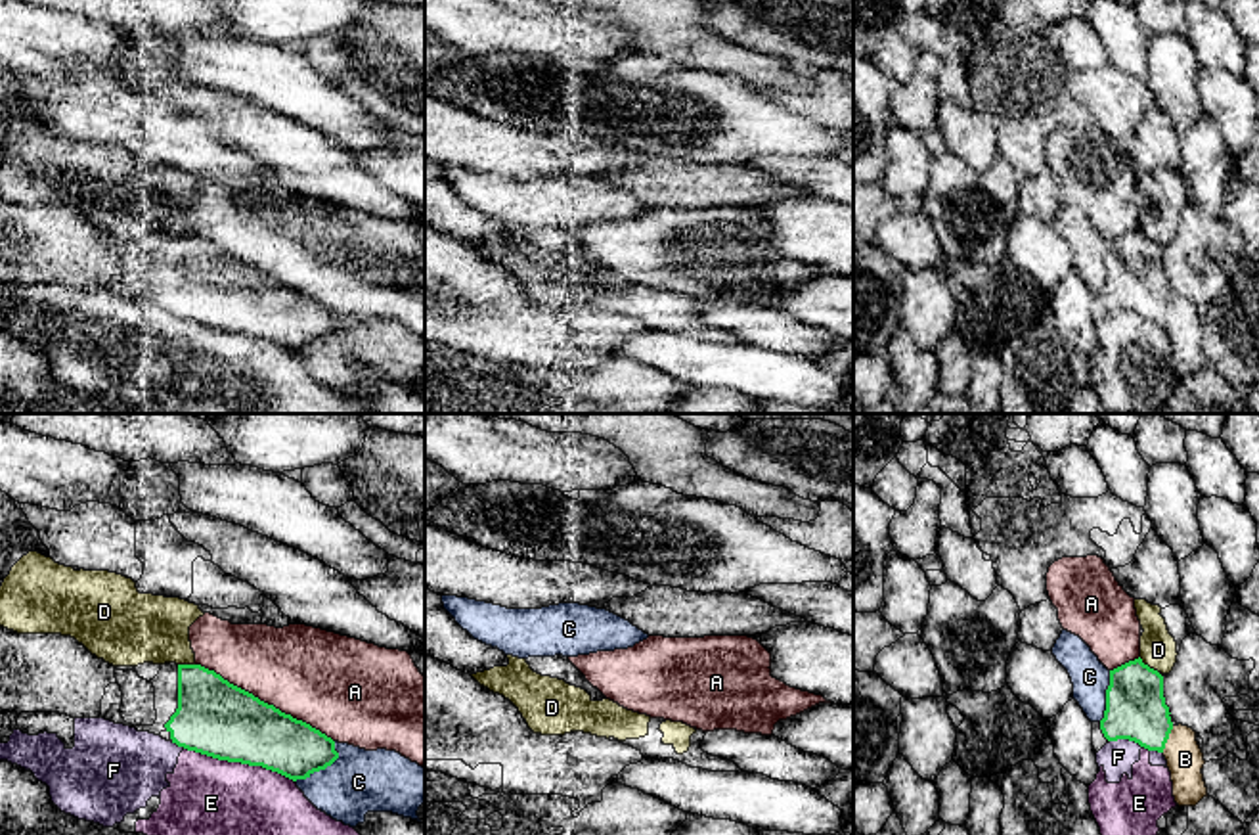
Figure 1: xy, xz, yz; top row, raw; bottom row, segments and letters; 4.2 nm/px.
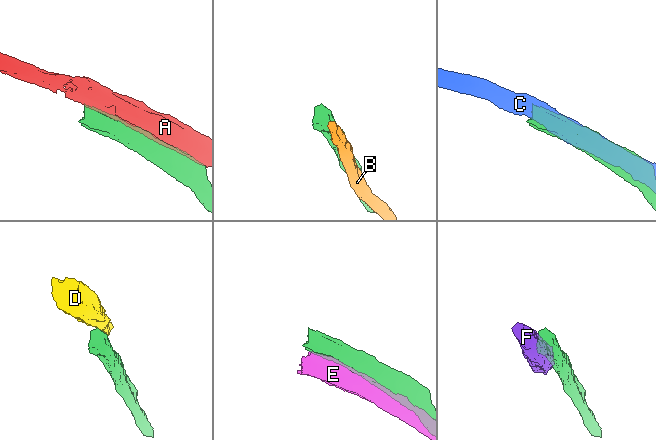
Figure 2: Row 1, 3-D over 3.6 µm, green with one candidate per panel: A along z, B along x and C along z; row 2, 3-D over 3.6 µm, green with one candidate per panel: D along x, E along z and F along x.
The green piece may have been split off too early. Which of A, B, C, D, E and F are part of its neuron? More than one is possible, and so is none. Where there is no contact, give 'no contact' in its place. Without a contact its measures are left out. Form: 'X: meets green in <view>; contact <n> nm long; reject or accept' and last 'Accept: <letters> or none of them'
A: meets green in xy; contact 650 nm long; reject
B: meets green in yz; contact 120 nm long; reject
C: meets green in xy; contact 240 nm long; reject
D: meets green in yz; contact 110 nm long; reject
E: meets green in xy; contact 480 nm long; reject
F: meets green in yz; contact 160 nm long; reject
Accept: none of them

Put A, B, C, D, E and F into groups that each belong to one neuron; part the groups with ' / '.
A / B / C / D / E F

